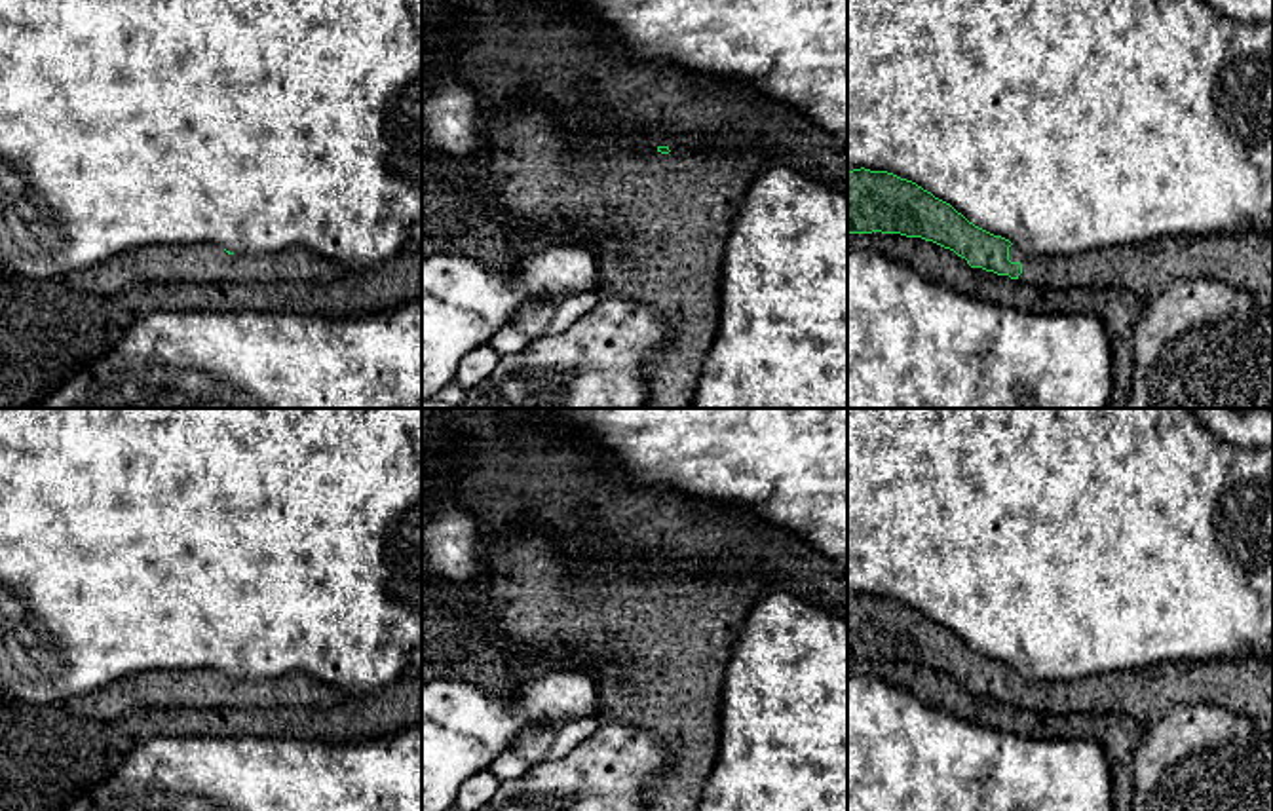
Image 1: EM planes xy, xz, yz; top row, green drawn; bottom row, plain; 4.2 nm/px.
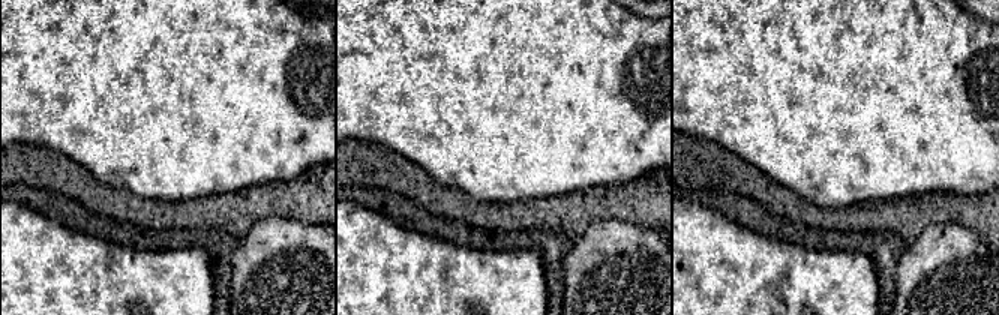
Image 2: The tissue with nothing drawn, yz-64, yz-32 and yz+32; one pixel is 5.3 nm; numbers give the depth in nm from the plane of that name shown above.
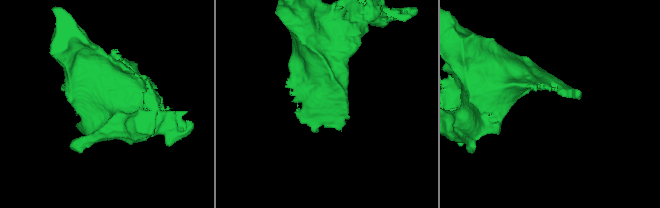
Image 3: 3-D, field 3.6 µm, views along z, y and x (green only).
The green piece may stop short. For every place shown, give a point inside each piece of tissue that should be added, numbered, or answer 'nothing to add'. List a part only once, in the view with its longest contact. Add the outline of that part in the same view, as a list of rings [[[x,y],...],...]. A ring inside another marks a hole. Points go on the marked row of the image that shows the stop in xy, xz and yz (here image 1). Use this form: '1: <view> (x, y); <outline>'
1: yz (1245, 261); [[[1273,226],[1210,237],[1172,236],[1070,256],[1024,255],[1011,245],[1009,260],[1022,264],[1020,283],[1127,287],[1146,302],[1153,302],[1178,277],[1214,277],[1248,292],[1273,313]]]

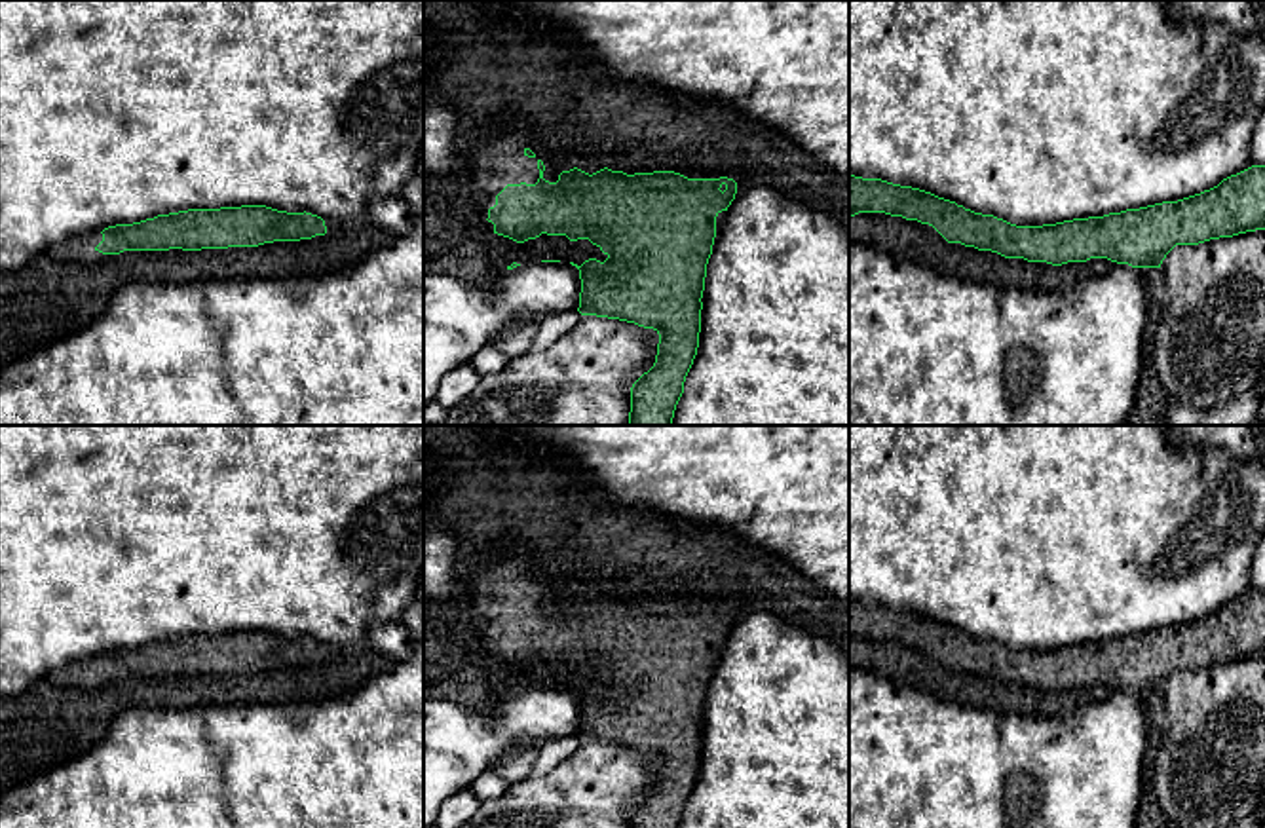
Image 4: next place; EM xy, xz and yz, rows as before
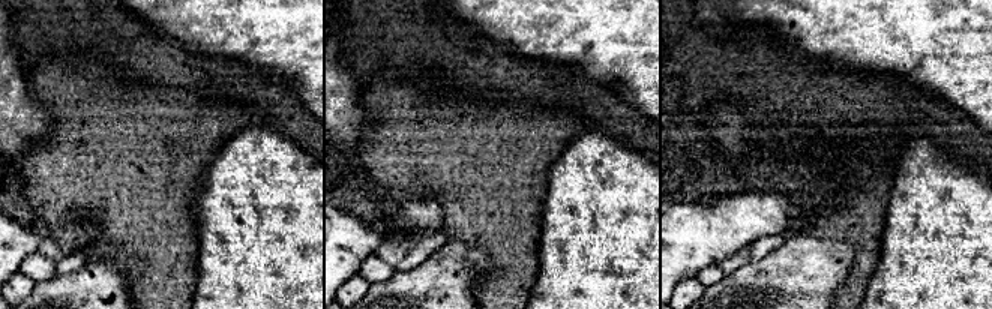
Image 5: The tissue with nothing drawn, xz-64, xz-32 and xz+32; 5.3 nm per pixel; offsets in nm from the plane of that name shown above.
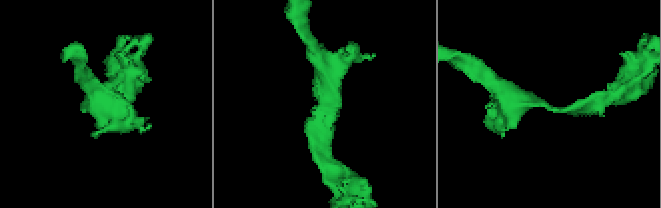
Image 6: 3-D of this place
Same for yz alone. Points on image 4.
nothing to add

